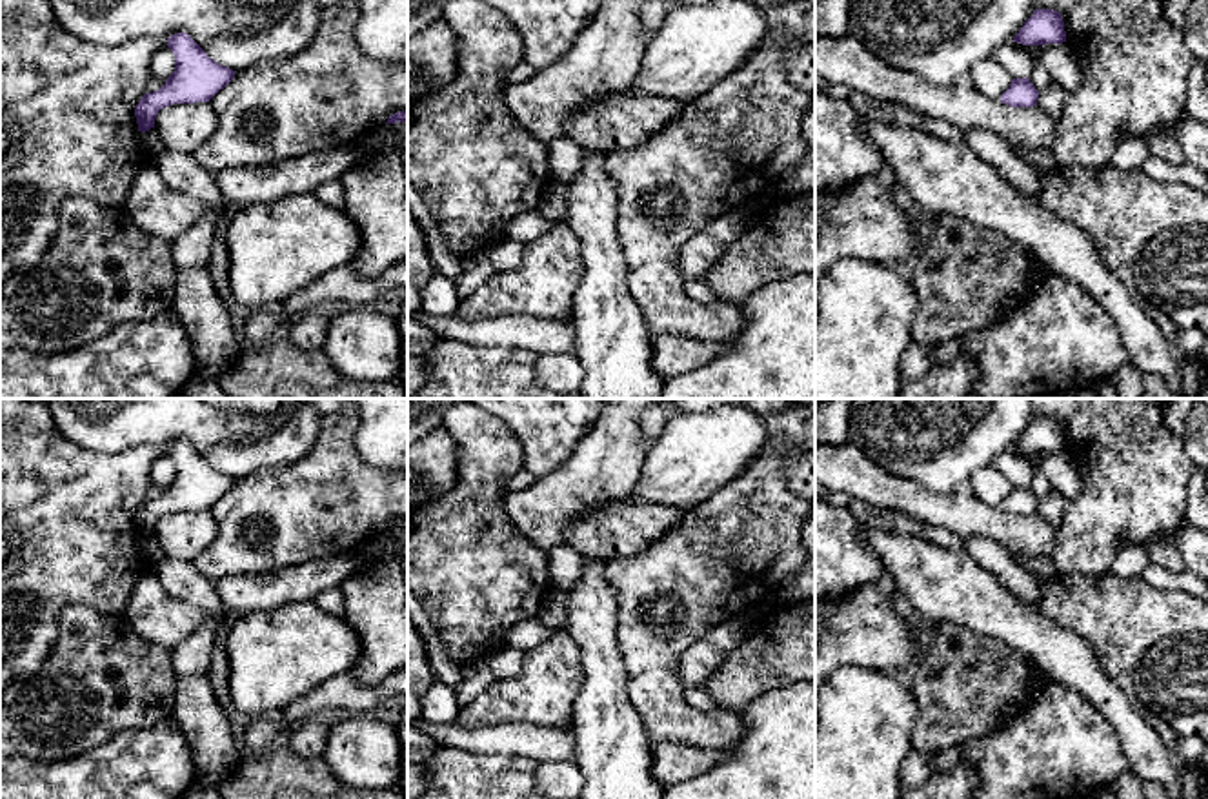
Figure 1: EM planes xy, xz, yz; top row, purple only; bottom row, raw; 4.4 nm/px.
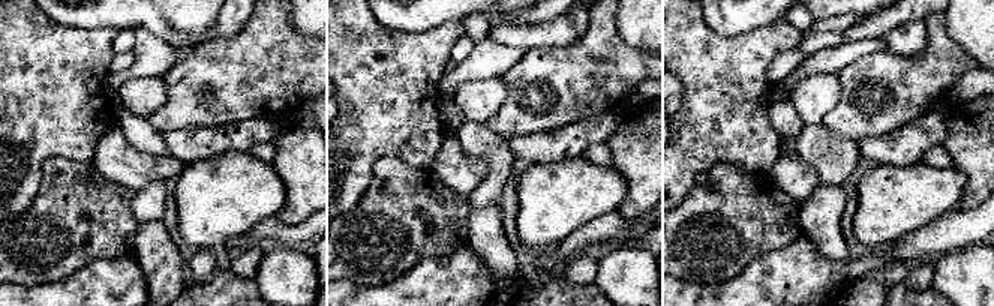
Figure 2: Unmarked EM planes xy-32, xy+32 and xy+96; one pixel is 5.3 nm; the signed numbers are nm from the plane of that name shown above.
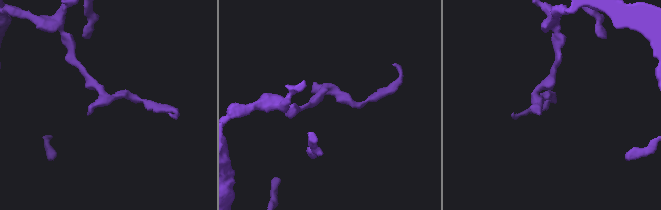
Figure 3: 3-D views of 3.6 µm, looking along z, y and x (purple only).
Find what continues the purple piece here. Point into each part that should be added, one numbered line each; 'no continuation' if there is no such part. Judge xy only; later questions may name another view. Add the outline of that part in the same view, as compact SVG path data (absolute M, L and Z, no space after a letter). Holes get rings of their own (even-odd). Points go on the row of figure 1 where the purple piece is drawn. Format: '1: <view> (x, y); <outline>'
1: xy (151, 144); M151 127L146 133L138 131L138 138L144 149L146 162L156 164L160 153L166 149L166 144L160 140L156 129Z

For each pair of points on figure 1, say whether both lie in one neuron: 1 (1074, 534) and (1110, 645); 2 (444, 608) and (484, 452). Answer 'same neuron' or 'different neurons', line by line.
1: different neurons
2: same neuron

